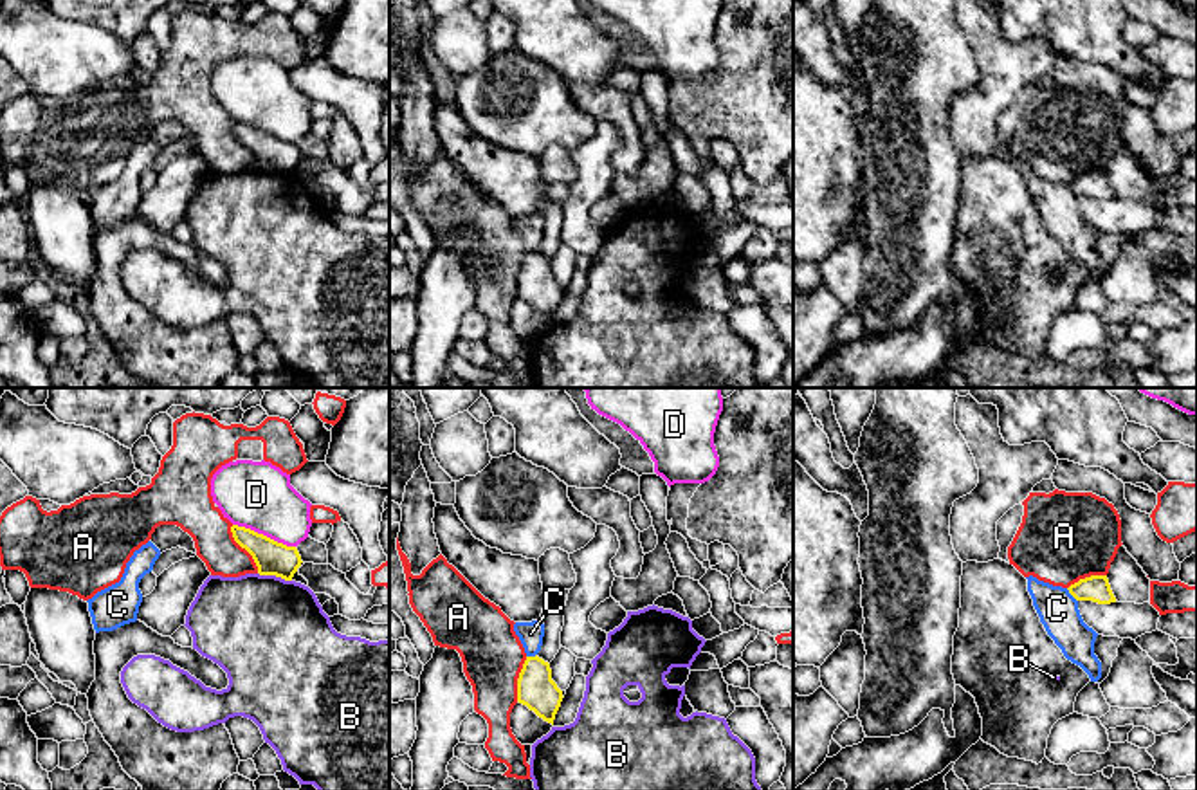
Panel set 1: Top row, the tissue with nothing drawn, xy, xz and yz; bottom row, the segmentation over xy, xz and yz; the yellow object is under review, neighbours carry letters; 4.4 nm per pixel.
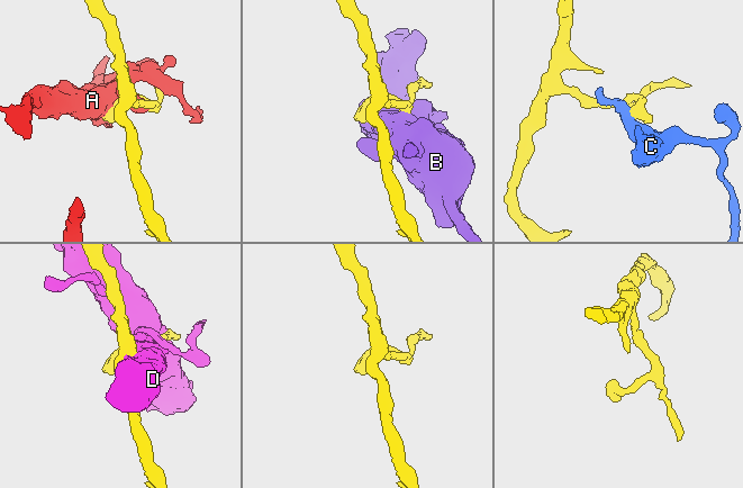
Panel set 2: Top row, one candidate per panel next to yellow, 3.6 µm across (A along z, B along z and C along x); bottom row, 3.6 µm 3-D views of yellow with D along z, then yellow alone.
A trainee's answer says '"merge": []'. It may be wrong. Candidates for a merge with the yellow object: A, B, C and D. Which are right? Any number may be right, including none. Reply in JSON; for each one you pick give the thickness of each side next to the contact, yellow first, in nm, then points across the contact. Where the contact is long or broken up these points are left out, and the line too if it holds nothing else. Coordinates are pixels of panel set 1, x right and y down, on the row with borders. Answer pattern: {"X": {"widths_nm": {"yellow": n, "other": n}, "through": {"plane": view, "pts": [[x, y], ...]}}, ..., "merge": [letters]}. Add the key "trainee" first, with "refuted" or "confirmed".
{"trainee": "confirmed", "merge": []}

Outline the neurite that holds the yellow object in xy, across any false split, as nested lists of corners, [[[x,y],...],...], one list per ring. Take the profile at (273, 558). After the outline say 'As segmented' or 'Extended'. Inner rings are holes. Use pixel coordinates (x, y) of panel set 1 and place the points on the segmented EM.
[[[233,525],[231,532],[234,541],[252,556],[260,575],[276,575],[292,581],[303,563],[296,547],[287,547],[238,525]]]. As segmented

